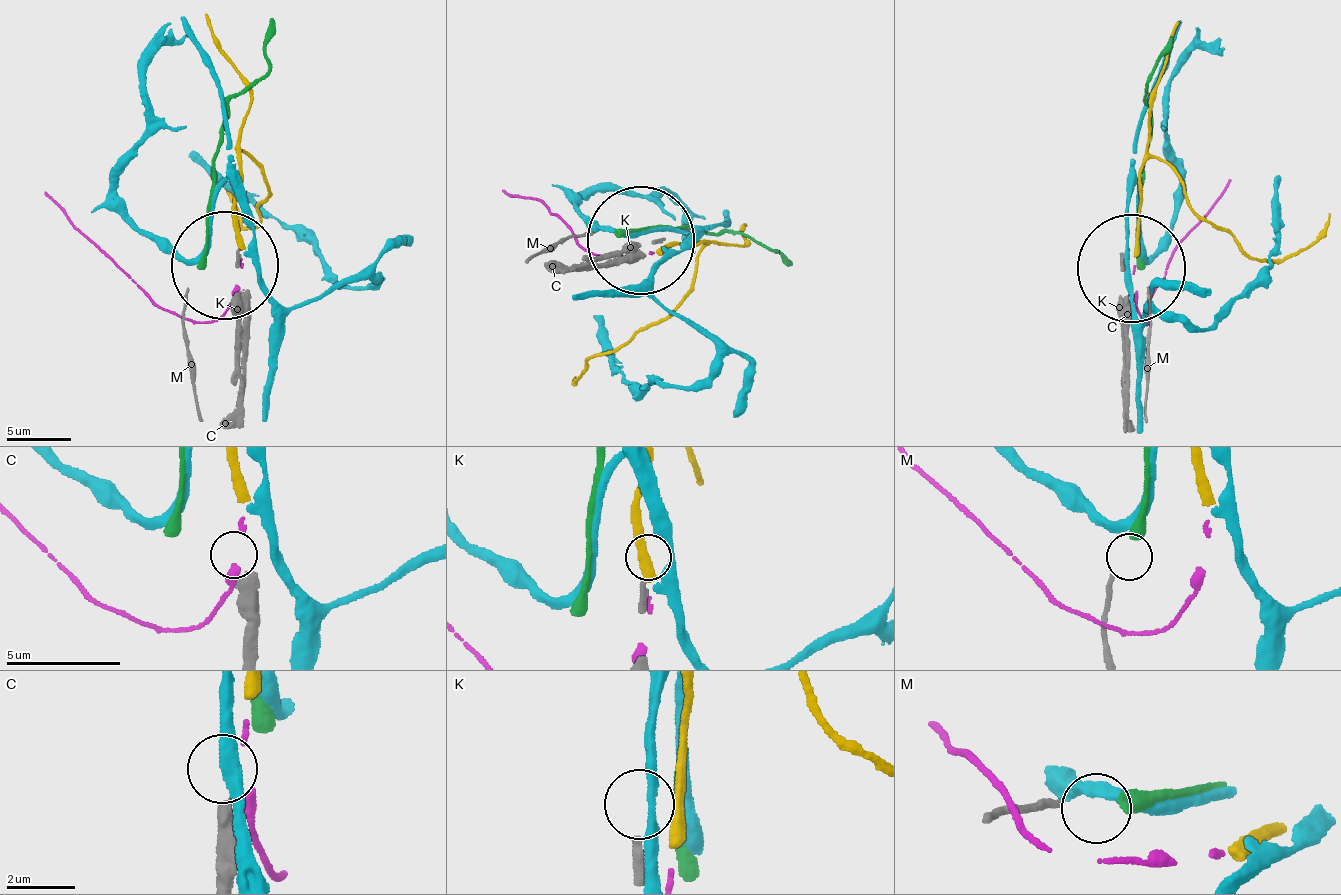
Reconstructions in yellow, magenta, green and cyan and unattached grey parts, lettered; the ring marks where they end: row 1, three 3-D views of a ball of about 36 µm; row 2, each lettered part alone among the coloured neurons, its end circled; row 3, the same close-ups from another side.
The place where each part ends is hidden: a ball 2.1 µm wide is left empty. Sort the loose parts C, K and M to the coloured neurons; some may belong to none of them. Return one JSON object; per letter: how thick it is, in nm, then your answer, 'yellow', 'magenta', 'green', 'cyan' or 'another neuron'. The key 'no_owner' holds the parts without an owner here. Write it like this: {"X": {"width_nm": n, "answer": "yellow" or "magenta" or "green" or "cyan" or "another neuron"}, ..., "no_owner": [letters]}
{"C": {"width_nm": 550, "answer": "another neuron"}, "K": {"width_nm": 280, "answer": "another neuron"}, "M": {"width_nm": 220, "answer": "green"}, "no_owner": ["C", "K"]}

